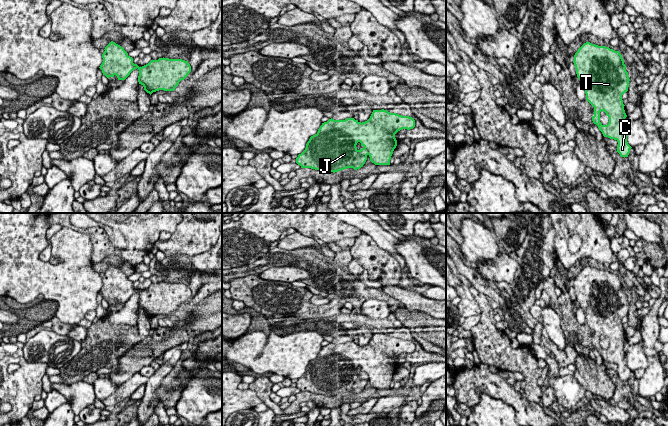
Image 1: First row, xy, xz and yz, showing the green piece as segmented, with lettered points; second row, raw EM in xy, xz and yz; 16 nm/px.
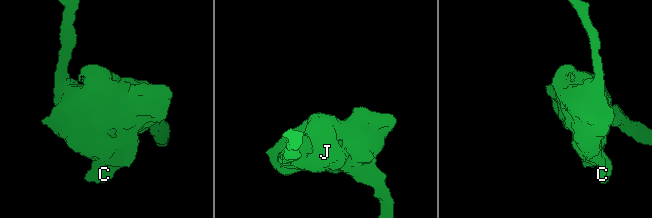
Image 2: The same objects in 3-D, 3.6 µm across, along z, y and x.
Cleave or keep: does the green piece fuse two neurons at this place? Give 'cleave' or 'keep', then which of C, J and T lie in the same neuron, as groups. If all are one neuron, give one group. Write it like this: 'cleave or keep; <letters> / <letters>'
keep; C J T

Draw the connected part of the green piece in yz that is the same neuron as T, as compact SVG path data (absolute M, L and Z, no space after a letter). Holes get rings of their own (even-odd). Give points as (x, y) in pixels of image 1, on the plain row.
M586 266L575 277L573 287L577 301L585 312L586 324L594 331L593 347L598 350L604 361L618 366L616 376L621 381L628 381L632 371L627 366L627 357L624 352L624 344L627 339L624 334L622 319L628 315L630 303L622 279L619 275L609 271ZM601 335L604 335L609 341L607 349L600 346Z

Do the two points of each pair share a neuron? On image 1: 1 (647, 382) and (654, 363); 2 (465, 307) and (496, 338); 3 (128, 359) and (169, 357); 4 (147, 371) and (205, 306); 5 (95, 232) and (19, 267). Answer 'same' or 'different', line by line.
1: same
2: different
3: different
4: different
5: different

